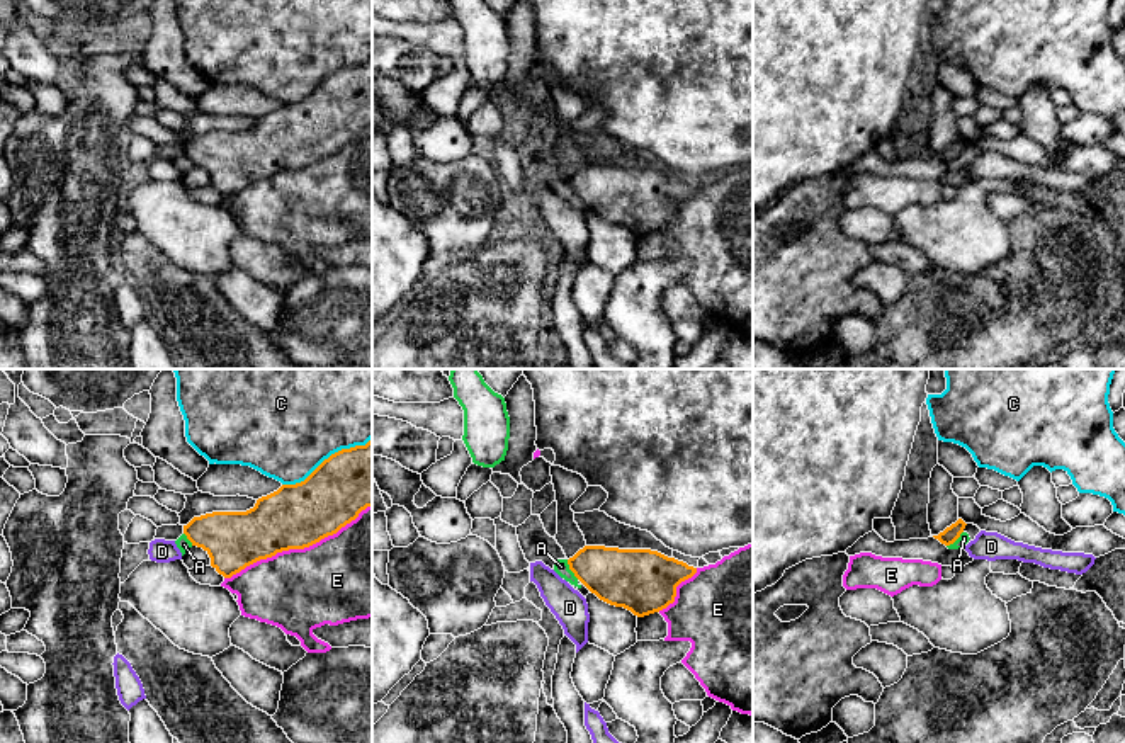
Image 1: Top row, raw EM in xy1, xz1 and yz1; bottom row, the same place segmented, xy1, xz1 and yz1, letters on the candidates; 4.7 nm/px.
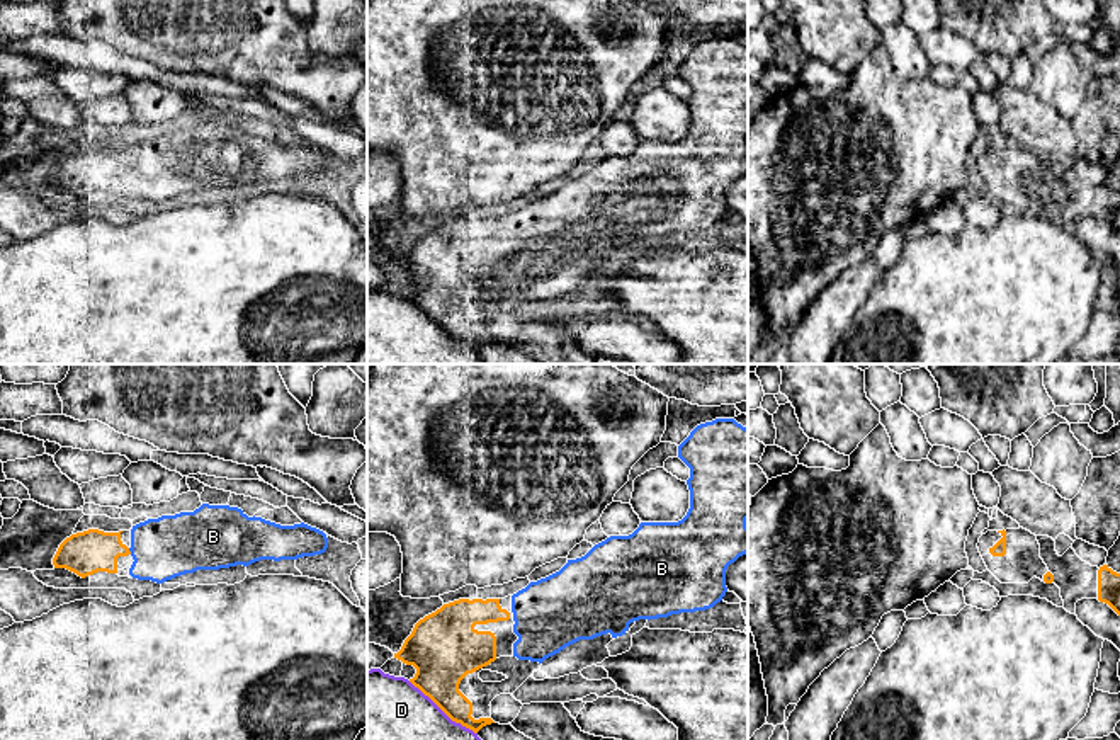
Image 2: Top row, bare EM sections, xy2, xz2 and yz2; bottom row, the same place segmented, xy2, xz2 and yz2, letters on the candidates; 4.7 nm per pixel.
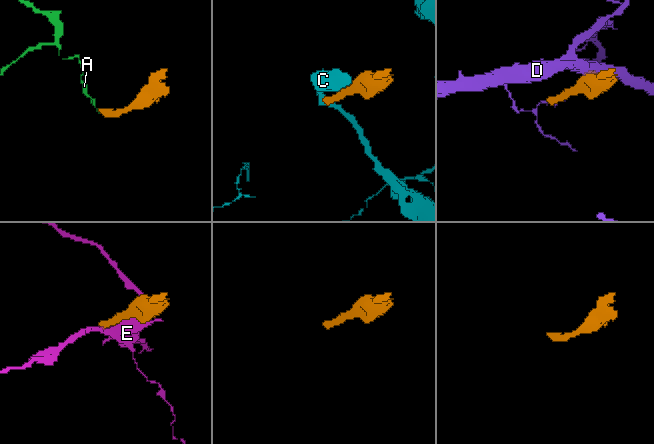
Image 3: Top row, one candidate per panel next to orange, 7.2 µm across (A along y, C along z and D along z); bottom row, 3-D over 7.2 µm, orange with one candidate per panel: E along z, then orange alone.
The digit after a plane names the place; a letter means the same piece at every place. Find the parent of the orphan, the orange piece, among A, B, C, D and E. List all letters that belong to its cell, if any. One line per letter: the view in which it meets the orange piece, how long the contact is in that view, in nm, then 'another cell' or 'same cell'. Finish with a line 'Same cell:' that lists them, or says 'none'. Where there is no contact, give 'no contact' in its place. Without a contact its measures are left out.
A: meets orange in xz1; contact 110 nm long; another cell
B: meets orange in xy2; contact 40 nm long; same cell
C: meets orange in xy1; contact 480 nm long; another cell
D: meets orange in xz2; contact 420 nm long; another cell
E: meets orange in xy1; contact 800 nm long; another cell
Same cell: B

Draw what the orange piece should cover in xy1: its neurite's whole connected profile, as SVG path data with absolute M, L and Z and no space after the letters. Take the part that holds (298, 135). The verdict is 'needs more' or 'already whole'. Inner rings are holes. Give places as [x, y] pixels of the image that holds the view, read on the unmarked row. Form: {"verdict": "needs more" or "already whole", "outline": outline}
{"verdict": "already whole", "outline": "M372 58L365 65L342 68L325 78L304 100L282 104L257 119L246 131L212 131L194 136L184 145L192 165L202 167L211 185L231 197L246 185L289 168L304 168L336 153L372 126Z"}

